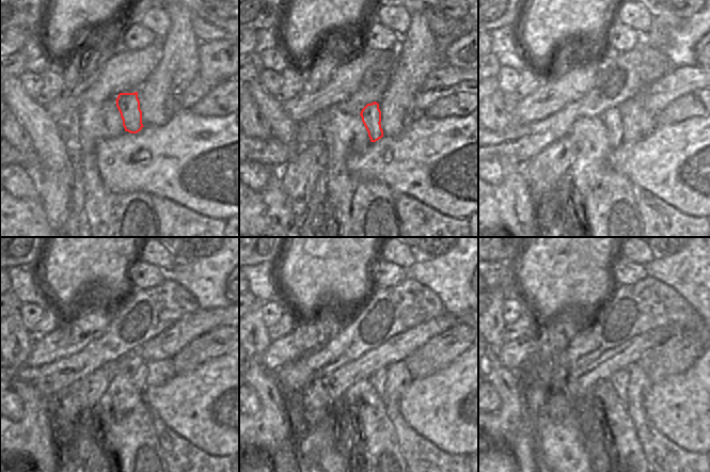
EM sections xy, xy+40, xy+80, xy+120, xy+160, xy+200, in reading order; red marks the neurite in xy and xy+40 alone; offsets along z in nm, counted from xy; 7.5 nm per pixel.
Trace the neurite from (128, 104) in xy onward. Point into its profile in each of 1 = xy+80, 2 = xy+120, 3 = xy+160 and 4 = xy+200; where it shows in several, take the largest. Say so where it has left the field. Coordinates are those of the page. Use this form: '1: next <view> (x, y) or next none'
1: next xy+80 (611, 119)
2: next xy+120 (137, 367)
3: next xy+160 (377, 379)
4: next xy+200 (619, 380)

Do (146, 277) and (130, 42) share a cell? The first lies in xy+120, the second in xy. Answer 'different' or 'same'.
same

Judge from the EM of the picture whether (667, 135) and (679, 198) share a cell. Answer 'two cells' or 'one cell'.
one cell

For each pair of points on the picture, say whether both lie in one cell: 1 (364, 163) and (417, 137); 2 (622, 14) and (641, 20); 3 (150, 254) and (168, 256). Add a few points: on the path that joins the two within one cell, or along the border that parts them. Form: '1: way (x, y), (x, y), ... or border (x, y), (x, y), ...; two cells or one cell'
1: way (378, 163), (388, 166), (405, 151); one cell
2: way (627, 14), (636, 16); one cell
3: way (154, 254), (163, 256); one cell

